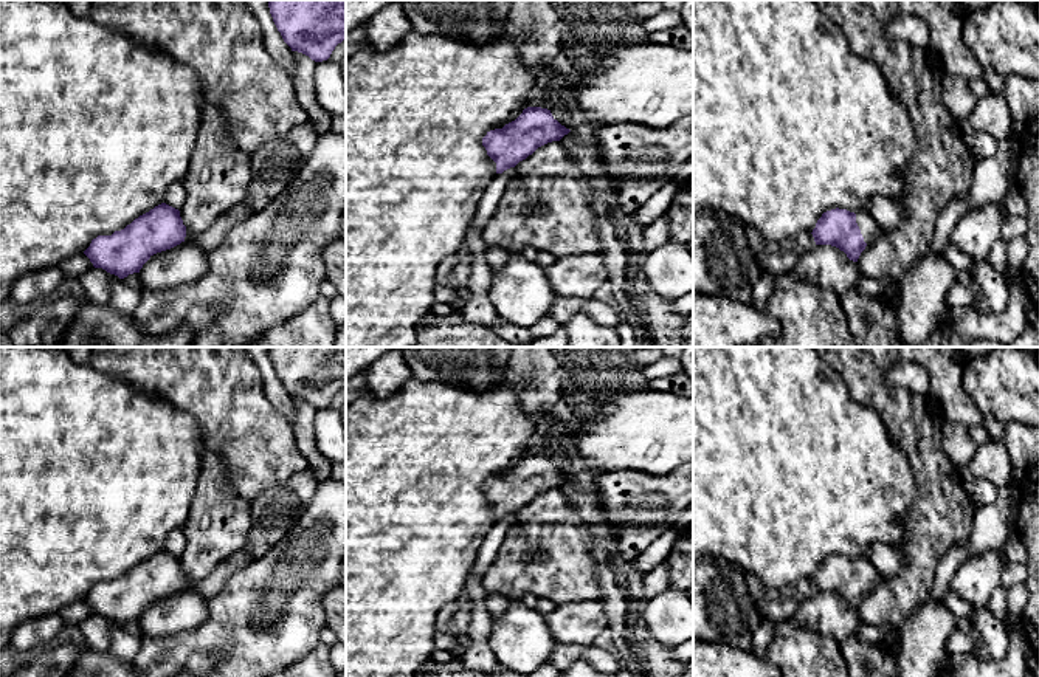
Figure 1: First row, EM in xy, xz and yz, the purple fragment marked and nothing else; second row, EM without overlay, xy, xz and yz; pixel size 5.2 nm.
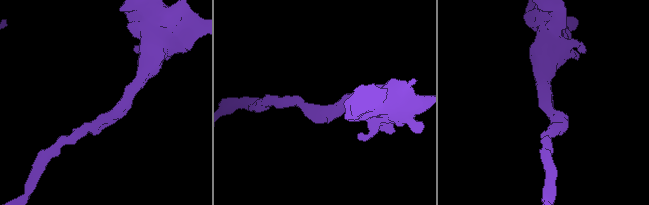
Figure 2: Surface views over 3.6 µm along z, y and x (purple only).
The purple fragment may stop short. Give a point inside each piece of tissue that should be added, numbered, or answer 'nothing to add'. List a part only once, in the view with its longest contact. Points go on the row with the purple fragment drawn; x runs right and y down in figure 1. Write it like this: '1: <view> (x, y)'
1: yz (869, 228)

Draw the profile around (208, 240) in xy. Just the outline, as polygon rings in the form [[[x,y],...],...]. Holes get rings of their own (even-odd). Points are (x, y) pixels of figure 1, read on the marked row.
[[[243,204],[234,206],[230,212],[220,215],[206,231],[200,232],[192,242],[206,254],[214,251],[226,234],[248,217]]]

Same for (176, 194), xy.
[[[175,181],[167,187],[163,203],[166,203],[175,209],[180,209],[183,206],[185,200],[186,200],[185,184],[183,184],[183,181]]]

